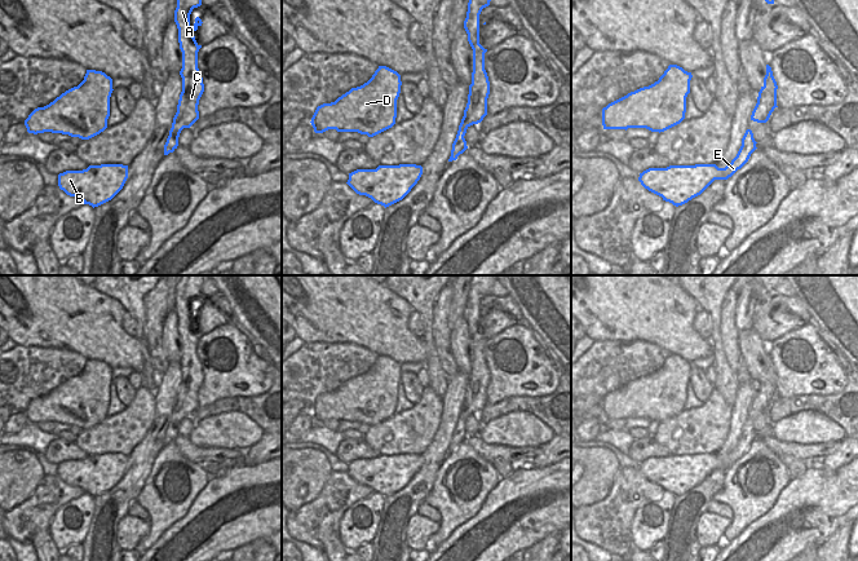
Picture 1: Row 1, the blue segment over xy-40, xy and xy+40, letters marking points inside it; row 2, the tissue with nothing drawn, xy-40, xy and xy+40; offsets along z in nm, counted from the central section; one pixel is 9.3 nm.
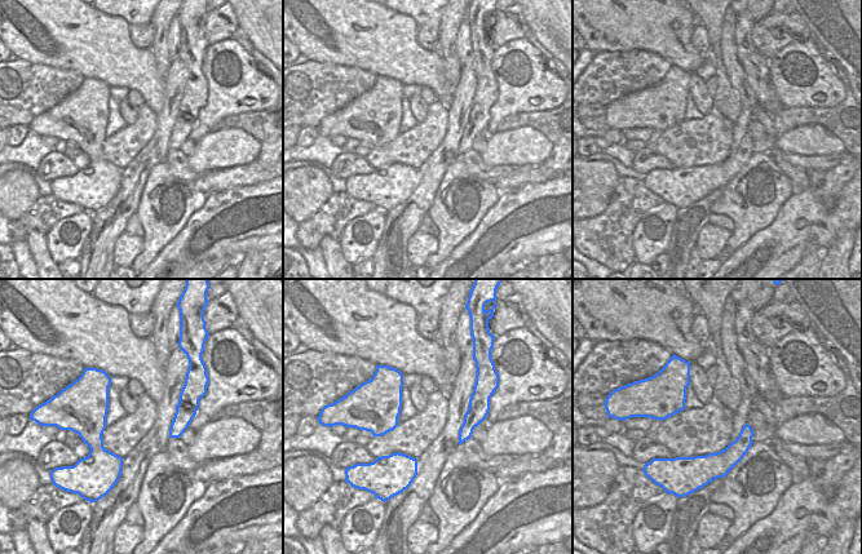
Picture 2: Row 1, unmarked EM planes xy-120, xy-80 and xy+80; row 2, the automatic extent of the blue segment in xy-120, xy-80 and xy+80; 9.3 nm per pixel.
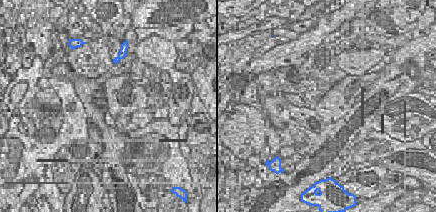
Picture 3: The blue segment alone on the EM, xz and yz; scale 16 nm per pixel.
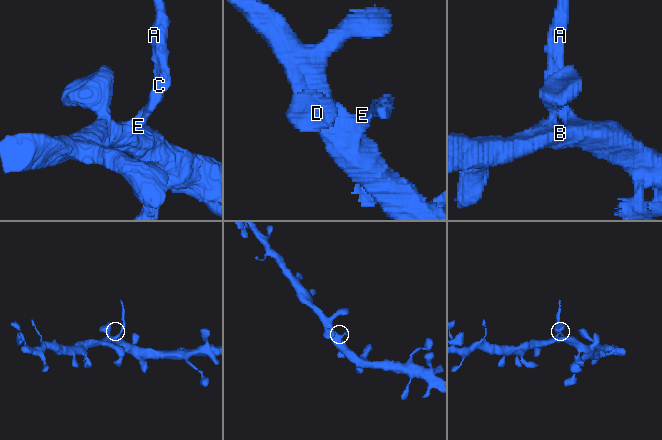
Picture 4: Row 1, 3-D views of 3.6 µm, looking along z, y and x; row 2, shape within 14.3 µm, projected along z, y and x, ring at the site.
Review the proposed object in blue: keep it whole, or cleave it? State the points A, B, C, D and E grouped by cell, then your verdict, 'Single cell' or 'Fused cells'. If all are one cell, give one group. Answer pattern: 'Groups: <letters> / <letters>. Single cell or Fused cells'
Groups: A B C D E. Single cell

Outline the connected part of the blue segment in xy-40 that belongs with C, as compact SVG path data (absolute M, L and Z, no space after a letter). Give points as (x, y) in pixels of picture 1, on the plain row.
M182 275L177 286L174 312L178 318L178 332L182 341L182 381L180 384L177 402L173 407L169 425L164 434L164 445L173 442L178 436L178 427L183 418L190 418L198 408L199 389L204 381L203 367L198 358L198 341L202 337L193 324L202 315L202 309L195 308L194 317L190 317L190 304L194 297L202 295L205 275Z

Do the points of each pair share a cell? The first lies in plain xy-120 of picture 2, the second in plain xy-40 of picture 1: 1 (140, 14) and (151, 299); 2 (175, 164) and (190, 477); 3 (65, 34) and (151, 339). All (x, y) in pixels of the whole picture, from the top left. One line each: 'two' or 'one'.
1: two
2: two
3: two

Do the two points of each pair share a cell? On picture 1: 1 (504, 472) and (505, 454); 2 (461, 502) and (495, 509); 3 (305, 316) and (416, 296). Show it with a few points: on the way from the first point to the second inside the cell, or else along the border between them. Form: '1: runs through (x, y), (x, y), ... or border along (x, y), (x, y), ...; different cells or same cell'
1: border along (490, 462), (503, 458), (514, 464); different cells
2: border along (499, 481), (487, 495), (482, 507), (459, 526); different cells
3: border along (388, 288), (402, 296), (414, 309); different cells

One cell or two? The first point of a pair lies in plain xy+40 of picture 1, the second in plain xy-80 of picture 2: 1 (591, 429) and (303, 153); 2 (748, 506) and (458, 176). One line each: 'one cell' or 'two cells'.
1: two cells
2: one cell

